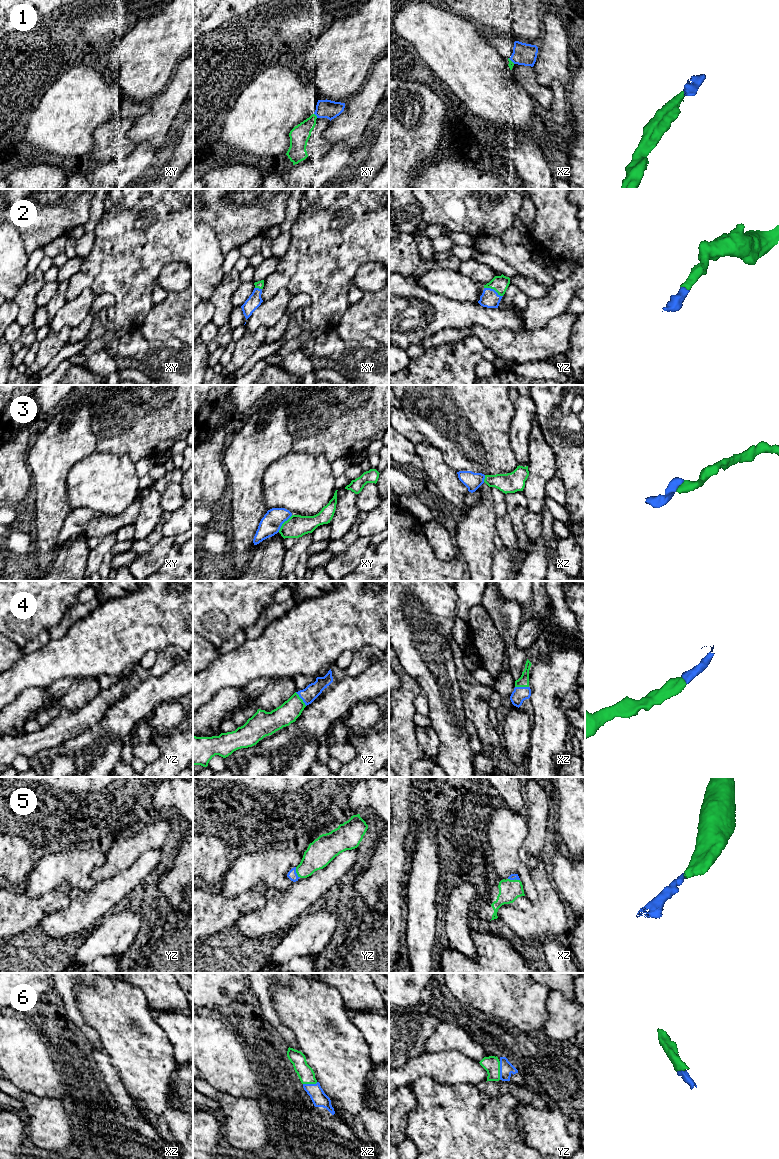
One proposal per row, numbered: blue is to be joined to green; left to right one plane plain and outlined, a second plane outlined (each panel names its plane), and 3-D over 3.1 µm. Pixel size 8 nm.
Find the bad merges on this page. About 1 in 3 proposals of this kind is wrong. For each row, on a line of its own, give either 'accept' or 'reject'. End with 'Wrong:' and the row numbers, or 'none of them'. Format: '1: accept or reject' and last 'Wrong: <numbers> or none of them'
1: reject
2: accept
3: accept
4: accept
5: accept
6: accept
Wrong: 1

